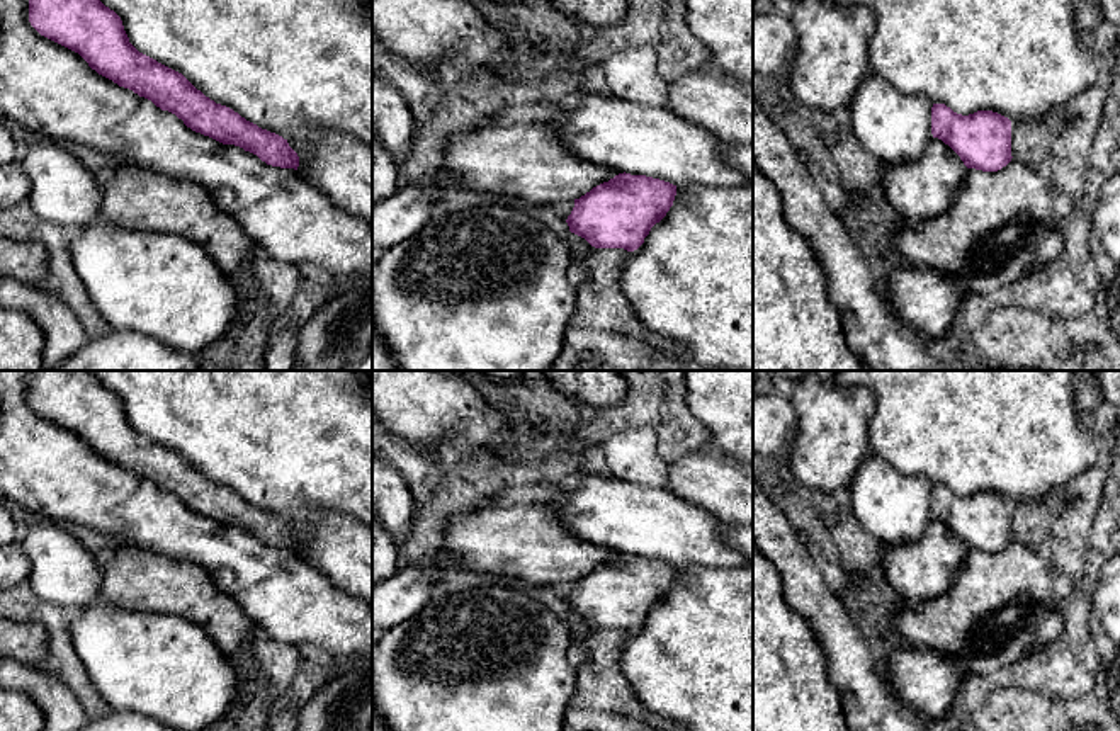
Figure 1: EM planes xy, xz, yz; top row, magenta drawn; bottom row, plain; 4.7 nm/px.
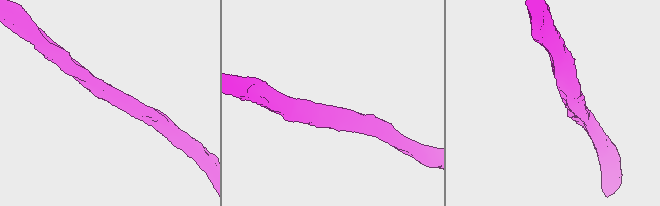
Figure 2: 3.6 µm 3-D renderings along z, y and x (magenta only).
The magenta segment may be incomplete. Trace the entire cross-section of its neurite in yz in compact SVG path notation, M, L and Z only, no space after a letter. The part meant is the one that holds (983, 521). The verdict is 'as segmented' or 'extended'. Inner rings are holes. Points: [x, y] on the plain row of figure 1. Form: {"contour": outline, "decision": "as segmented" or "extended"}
{"contour": "M933 484L931 515L918 542L885 547L880 558L887 581L911 605L942 597L969 549L998 552L1013 539L1011 502L993 491L962 496Z", "decision": "extended"}

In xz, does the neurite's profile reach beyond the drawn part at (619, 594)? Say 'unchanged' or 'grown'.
unchanged

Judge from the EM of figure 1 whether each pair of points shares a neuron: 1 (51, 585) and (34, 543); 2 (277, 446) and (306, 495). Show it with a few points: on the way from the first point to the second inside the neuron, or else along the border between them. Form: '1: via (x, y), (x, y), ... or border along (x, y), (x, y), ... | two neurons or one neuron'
1: via (51, 575), (51, 561), (43, 553) | one neuron
2: via (289, 458), (298, 468), (301, 483) | one neuron

